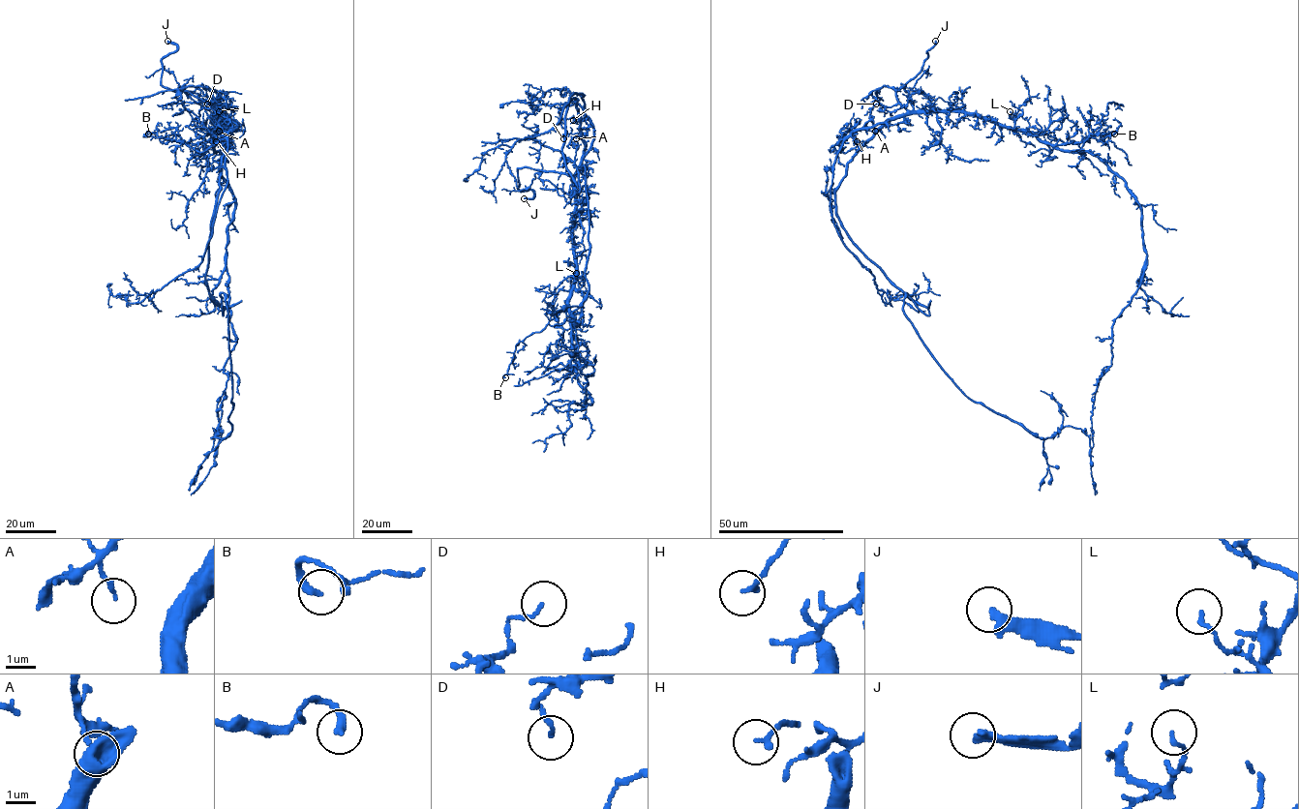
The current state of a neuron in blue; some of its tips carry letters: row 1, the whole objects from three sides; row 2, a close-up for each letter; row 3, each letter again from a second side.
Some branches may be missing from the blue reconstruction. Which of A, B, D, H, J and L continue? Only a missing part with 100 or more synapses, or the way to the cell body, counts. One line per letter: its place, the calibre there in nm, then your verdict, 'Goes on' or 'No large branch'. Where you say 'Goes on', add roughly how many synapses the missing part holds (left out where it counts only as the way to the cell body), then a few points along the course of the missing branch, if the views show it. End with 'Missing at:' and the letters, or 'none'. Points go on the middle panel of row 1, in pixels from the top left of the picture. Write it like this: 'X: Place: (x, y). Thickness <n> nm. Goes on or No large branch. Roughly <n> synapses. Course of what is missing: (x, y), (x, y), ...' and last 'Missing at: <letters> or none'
A: Place: (576, 138). Thickness 130 nm. No large branch
B: Place: (505, 377). Thickness 280 nm. No large branch
D: Place: (563, 138). Thickness 120 nm. No large branch
H: Place: (573, 120). Thickness 170 nm. No large branch
J: Place: (524, 198). Thickness 320 nm. Goes on. Course of what is missing: (524, 198), (539, 207), (531, 214), (524, 213)
L: Place: (576, 273). Thickness 110 nm. No large branch
Missing at: J

